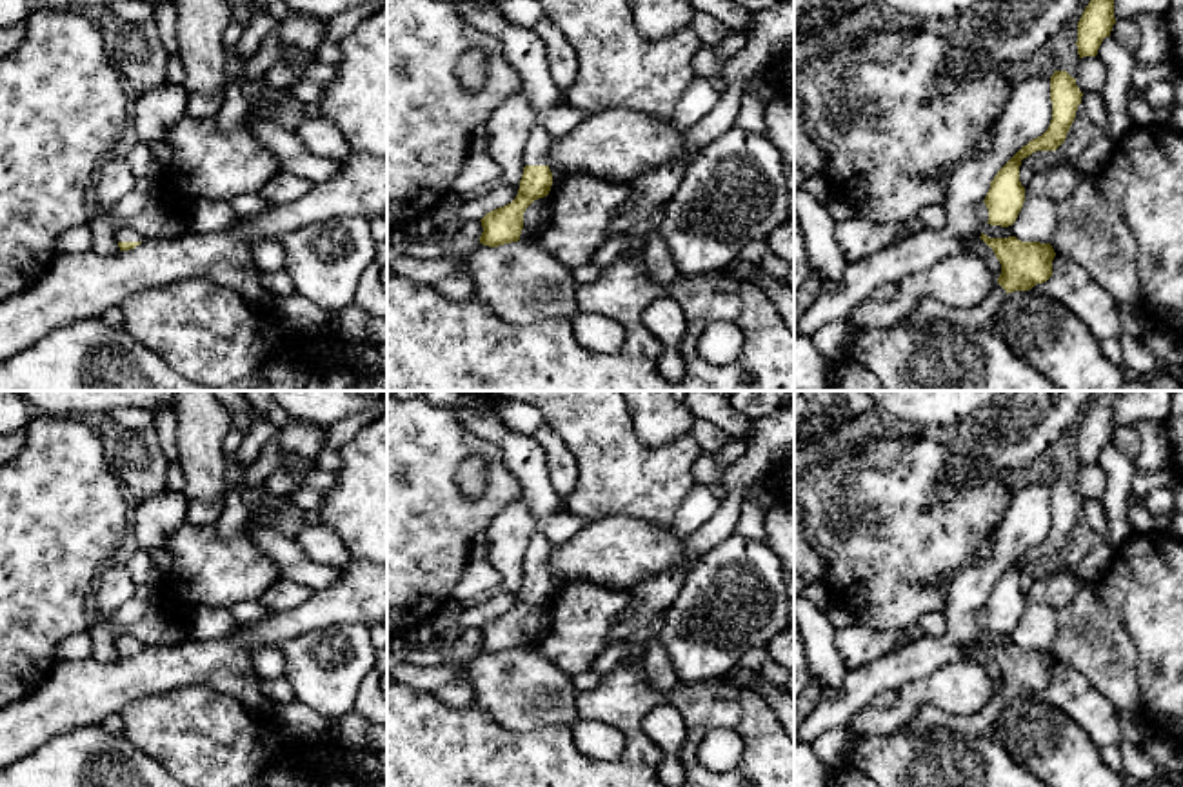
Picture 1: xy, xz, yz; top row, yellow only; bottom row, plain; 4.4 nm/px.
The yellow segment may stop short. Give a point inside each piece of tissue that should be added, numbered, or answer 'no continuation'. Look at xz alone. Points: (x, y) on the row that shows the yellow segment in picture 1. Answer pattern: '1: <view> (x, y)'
1: xz (524, 49)

